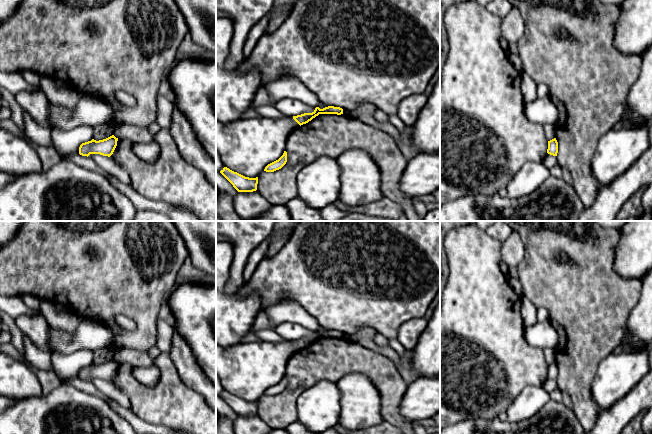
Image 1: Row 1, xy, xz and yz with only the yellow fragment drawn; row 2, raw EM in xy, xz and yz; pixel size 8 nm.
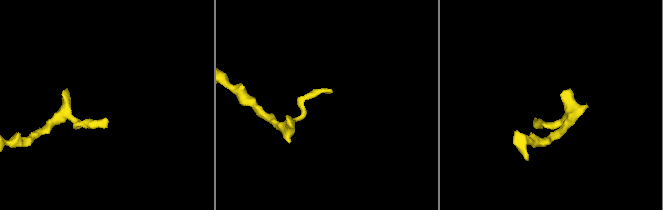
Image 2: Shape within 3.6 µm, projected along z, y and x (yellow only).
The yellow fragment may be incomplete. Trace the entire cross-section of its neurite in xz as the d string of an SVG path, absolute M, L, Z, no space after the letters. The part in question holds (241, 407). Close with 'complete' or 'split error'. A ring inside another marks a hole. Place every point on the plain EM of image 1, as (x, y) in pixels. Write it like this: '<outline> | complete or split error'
M224 391L220 397L233 409L238 416L253 416L257 414L258 401L245 401L227 391Z | complete

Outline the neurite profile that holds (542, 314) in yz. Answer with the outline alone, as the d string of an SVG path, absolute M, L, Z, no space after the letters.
M543 307L537 308L537 321L544 322L547 320L549 320L548 311Z

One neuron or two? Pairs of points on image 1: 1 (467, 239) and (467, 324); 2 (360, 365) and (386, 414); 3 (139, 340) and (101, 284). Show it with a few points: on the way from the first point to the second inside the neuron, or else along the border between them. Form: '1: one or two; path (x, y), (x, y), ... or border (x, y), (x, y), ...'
1: one; path (467, 260), (467, 303)
2: one; path (373, 373), (387, 387), (387, 401)
3: one; path (140, 325), (140, 319), (116, 295)

